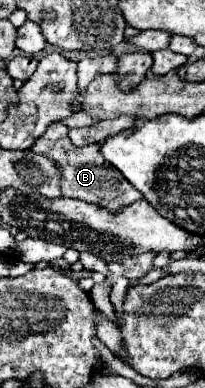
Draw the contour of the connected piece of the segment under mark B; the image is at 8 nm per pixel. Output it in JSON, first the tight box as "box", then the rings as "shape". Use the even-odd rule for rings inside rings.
{"box":[32,123,140,211],"shape":[[[52,123],[52,127],[48,127],[48,131],[32,147],[32,151],[54,159],[56,165],[60,167],[60,171],[62,171],[60,187],[62,187],[64,197],[74,197],[74,199],[82,199],[82,201],[90,201],[90,203],[102,203],[102,207],[112,207],[114,211],[140,199],[140,193],[130,183],[126,183],[126,179],[122,175],[118,175],[118,169],[114,169],[102,157],[100,149],[98,151],[96,149],[98,147],[94,147],[94,145],[86,145],[86,147],[72,145],[68,139],[68,127],[64,123]]]}

